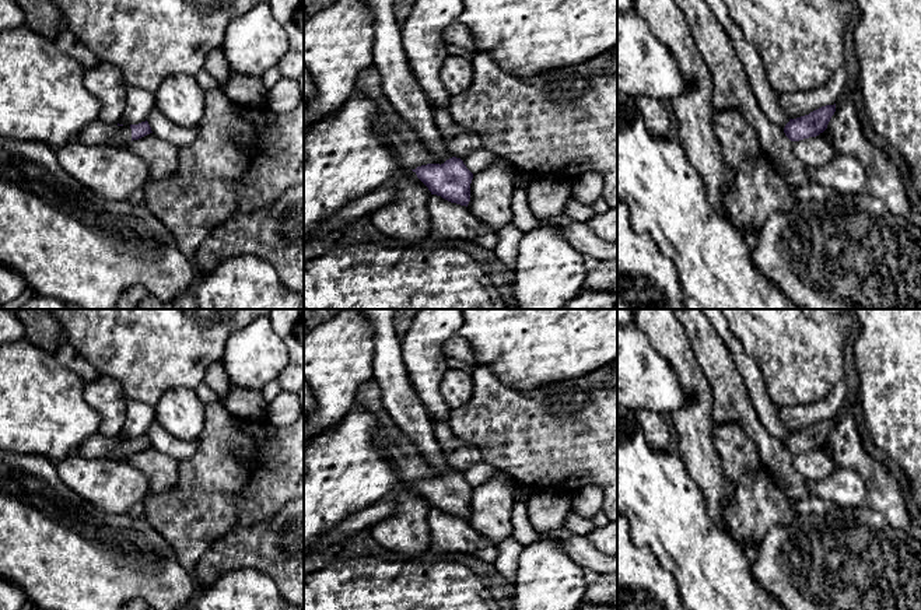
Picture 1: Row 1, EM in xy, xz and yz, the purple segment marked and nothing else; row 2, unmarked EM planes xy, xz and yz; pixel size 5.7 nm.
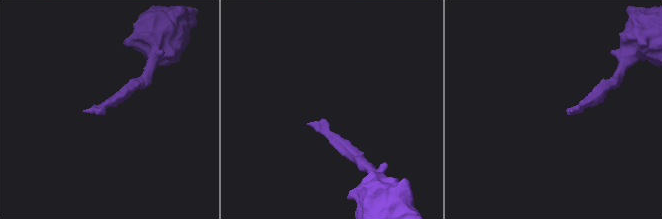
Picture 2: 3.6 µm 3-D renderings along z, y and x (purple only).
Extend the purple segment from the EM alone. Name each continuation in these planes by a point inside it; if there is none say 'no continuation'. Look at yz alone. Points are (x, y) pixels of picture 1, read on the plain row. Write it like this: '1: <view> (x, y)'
no continuation

